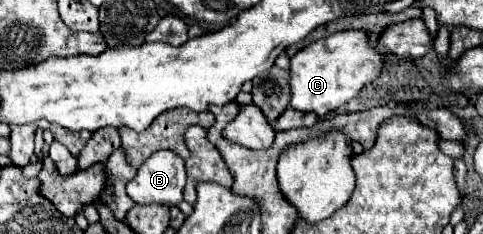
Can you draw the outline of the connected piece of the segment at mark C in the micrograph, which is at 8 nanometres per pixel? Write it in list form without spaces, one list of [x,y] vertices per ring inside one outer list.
[[[363,30],[335,32],[309,44],[291,58],[291,106],[301,112],[315,112],[321,118],[335,112],[355,98],[365,84],[371,84],[379,76],[381,60],[381,52],[367,44]]]

